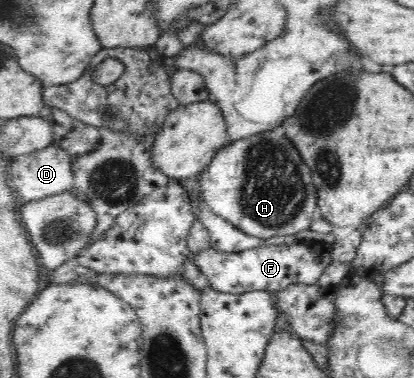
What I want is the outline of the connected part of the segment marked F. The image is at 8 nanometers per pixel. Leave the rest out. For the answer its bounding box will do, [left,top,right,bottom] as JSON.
[194,242,333,294]

